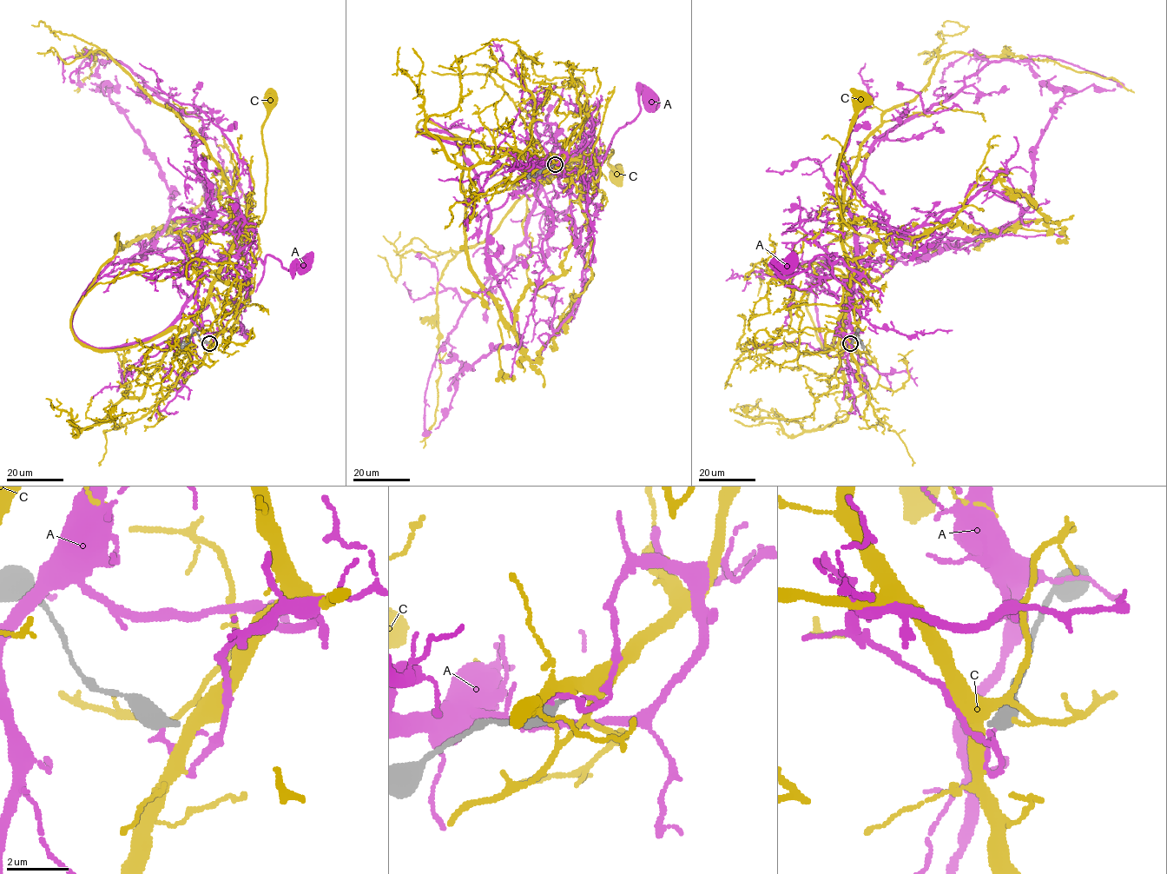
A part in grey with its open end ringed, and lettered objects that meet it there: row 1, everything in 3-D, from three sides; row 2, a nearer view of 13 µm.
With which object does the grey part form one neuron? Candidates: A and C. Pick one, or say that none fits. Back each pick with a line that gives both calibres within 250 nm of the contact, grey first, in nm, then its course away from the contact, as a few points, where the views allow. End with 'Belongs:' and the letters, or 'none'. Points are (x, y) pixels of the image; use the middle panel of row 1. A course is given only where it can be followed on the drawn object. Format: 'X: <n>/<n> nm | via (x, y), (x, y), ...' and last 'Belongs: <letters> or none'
Belongs: none

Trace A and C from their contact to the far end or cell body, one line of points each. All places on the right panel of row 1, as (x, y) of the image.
A: (851, 343), (838, 334), (853, 333), (854, 263), (866, 261), (861, 273), (818, 254), (783, 277), (789, 265)
C: (850, 343), (838, 323), (847, 279), (842, 233), (843, 226), (849, 226), (837, 195), (837, 168), (860, 99)

